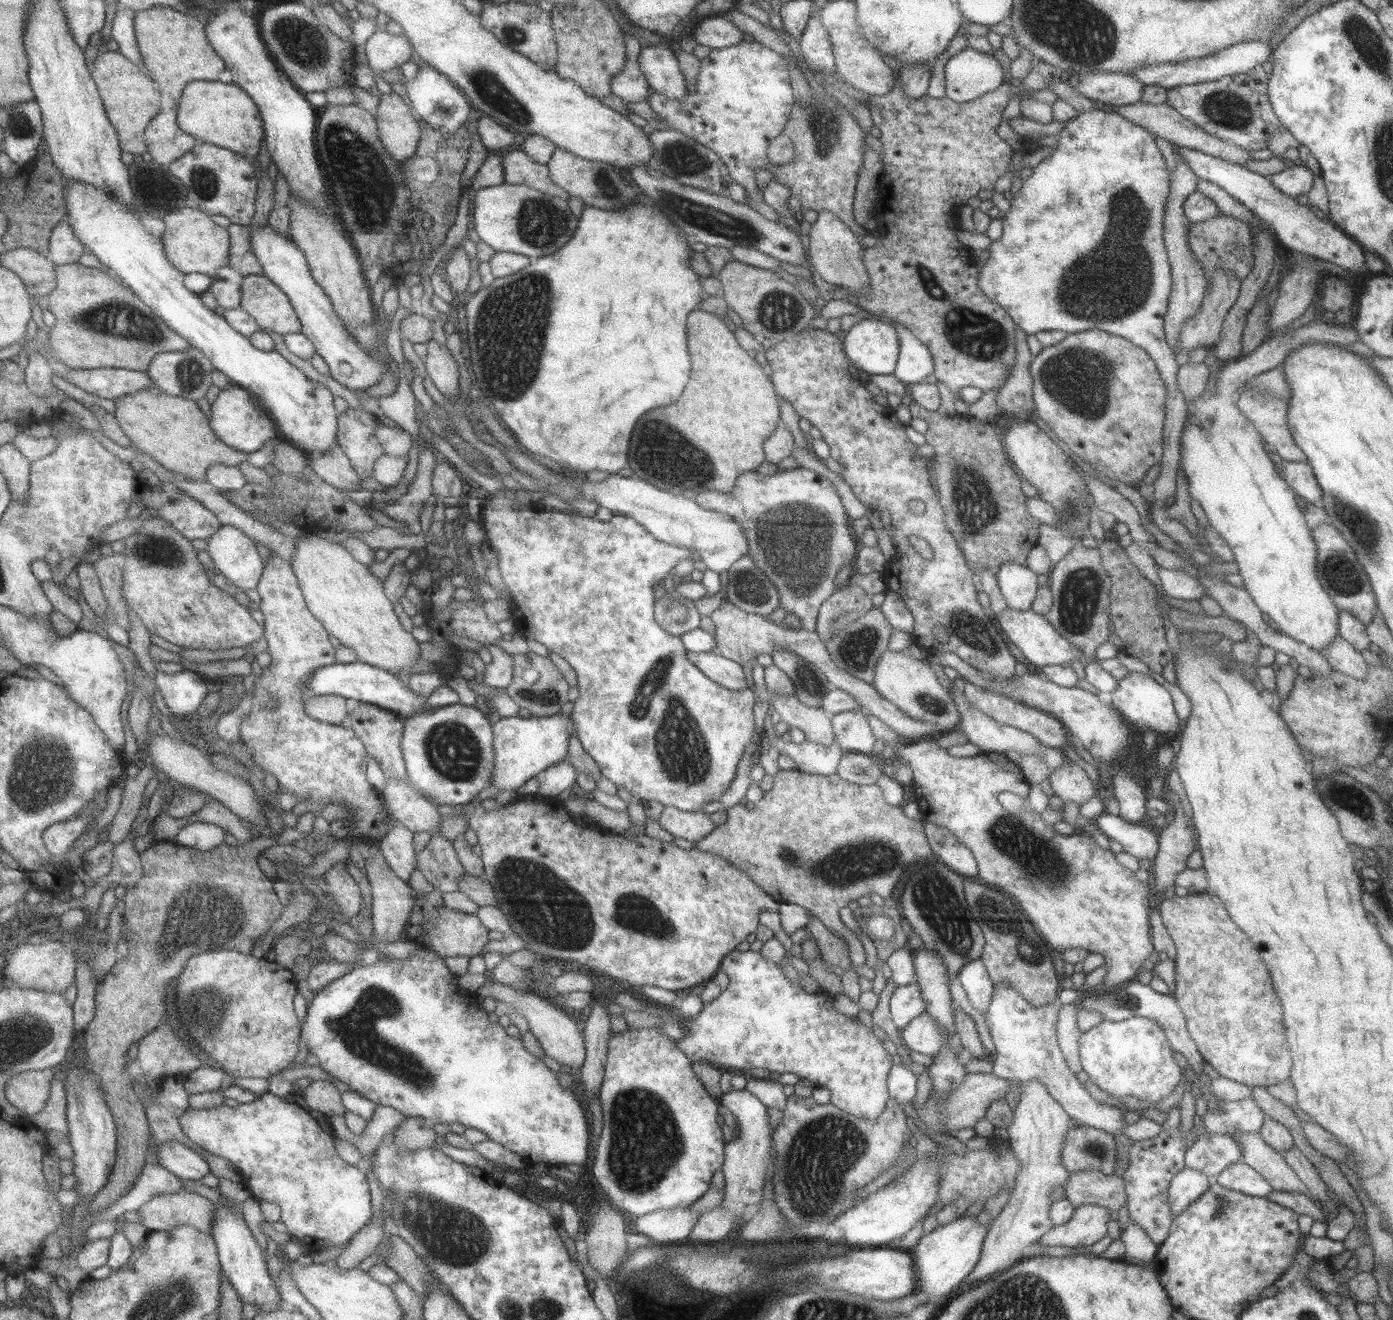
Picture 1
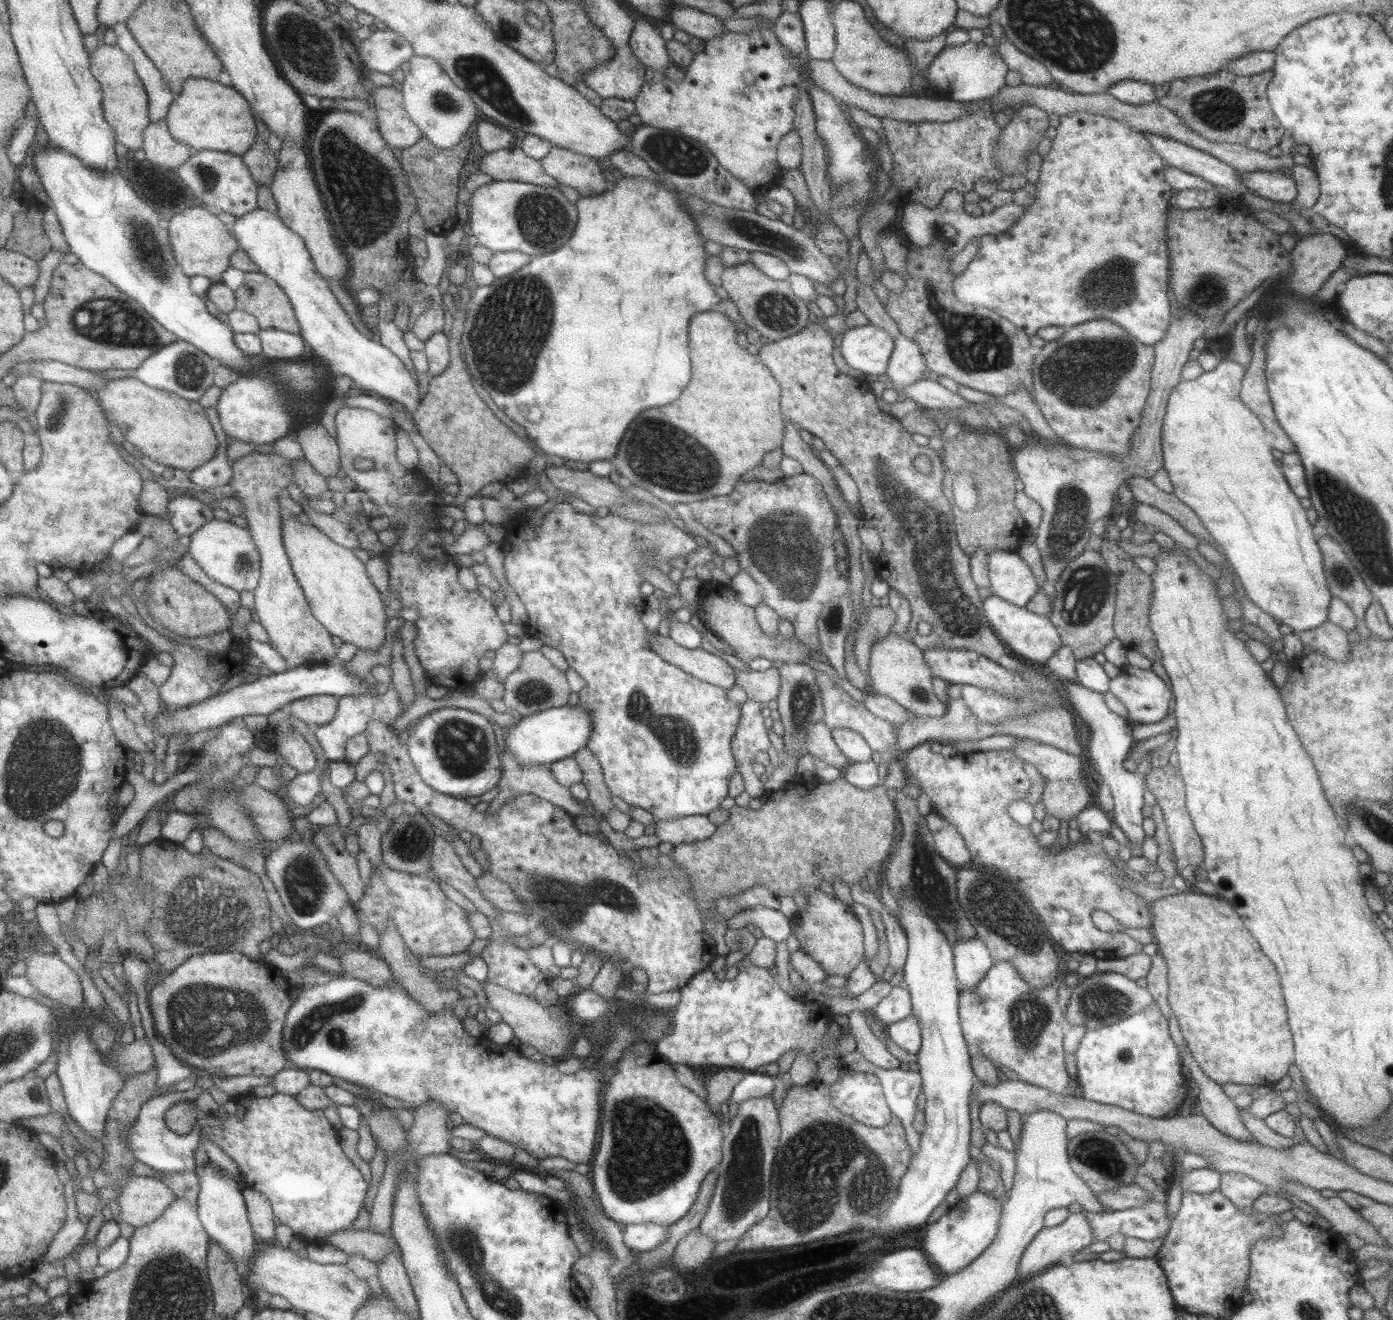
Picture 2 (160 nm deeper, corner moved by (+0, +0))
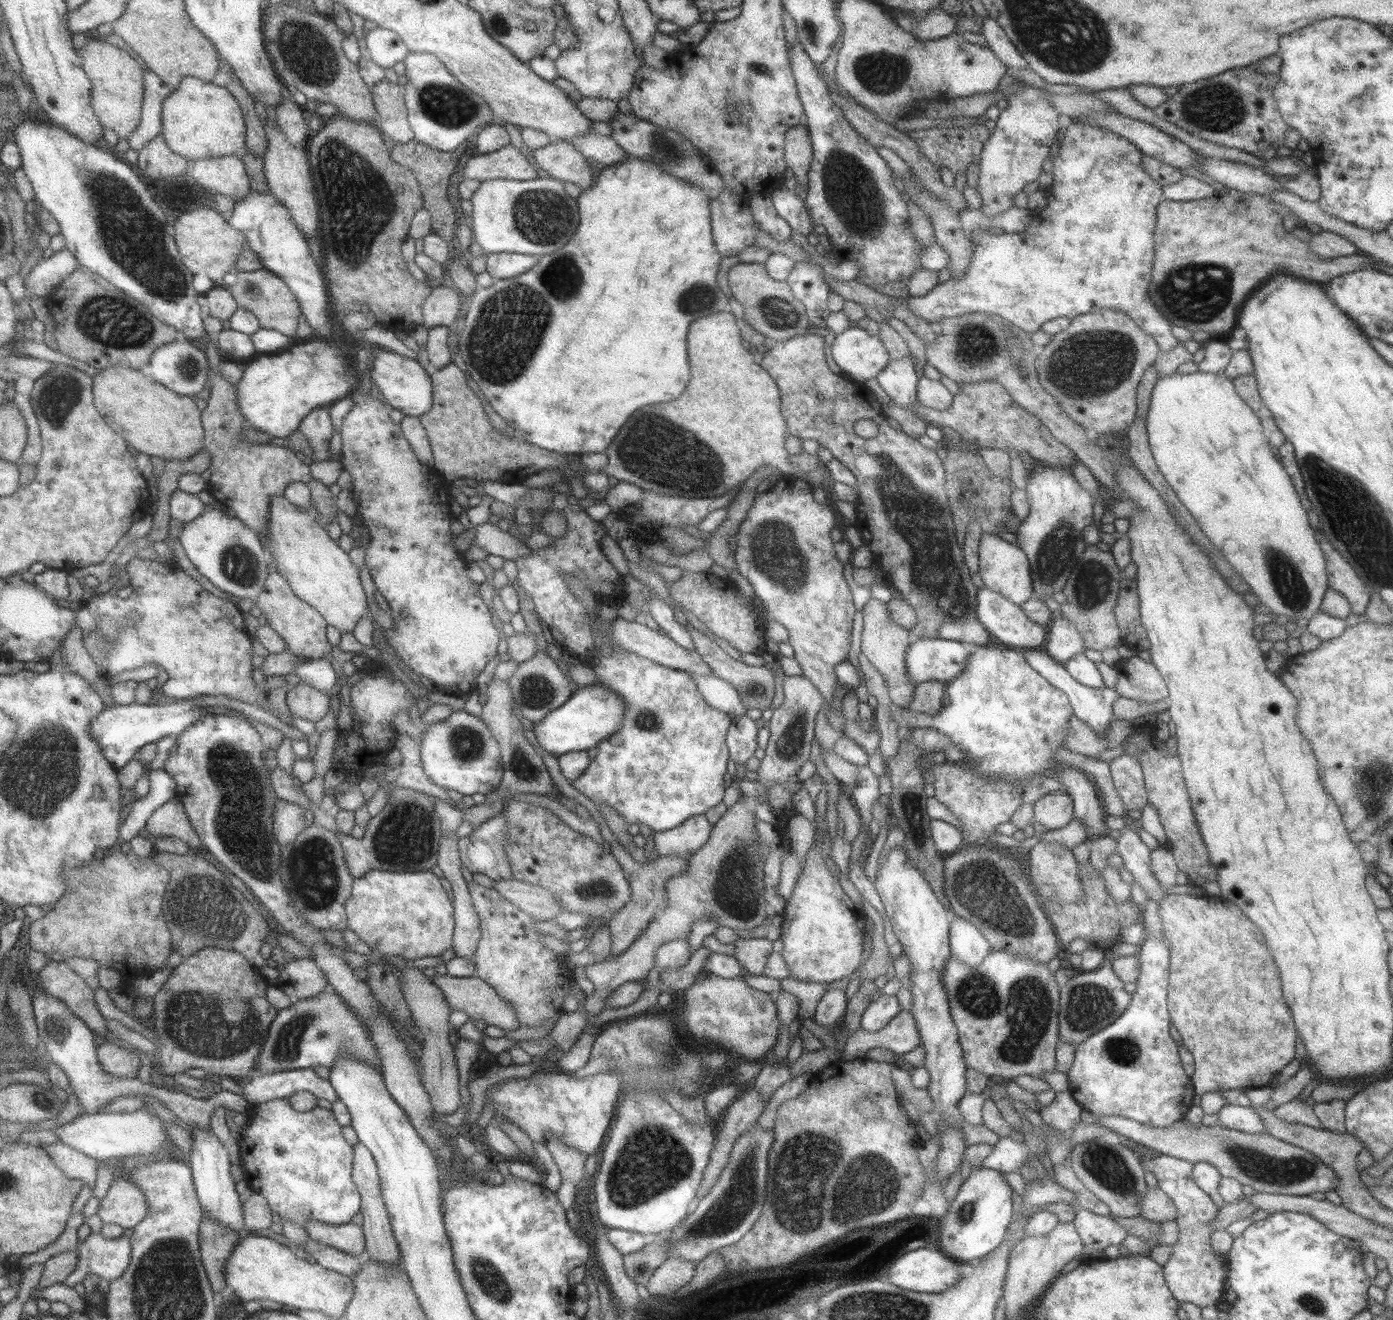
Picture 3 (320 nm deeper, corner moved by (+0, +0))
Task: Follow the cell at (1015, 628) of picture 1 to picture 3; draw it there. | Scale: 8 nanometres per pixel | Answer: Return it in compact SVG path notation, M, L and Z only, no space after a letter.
M981 587L976 592L975 616L998 644L1015 650L1039 650L1043 640L1048 637L1047 625L1039 626L1031 622L1019 605L1013 604L998 592Z

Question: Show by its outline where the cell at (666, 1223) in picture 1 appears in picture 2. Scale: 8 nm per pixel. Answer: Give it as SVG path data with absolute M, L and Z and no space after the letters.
M652 1222L627 1224L621 1231L623 1246L634 1253L652 1249L666 1237L666 1226Z

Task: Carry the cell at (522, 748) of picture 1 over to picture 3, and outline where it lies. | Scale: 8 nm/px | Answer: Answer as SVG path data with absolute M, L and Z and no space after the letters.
M596 682L578 687L562 705L550 710L539 722L533 722L532 732L539 746L555 757L570 750L586 751L619 730L625 709L623 697Z

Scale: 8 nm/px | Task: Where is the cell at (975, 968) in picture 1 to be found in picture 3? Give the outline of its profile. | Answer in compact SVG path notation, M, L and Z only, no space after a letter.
M951 917L948 931L950 954L966 965L977 965L989 951L989 944L979 930L967 920Z

